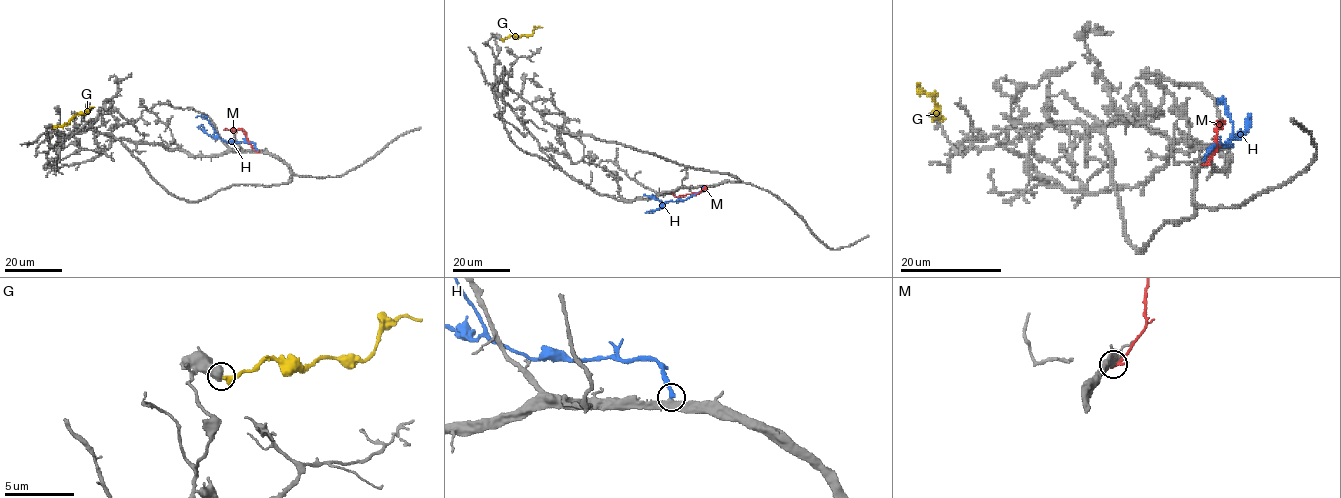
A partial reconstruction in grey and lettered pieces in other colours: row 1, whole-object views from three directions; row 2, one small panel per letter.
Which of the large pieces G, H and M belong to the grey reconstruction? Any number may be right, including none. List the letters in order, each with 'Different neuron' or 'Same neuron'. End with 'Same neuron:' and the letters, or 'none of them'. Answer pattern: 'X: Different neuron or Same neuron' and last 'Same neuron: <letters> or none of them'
G: Different neuron
H: Different neuron
M: Different neuron
Same neuron: none of them

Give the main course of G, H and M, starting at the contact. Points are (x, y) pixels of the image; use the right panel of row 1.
G: (940, 118), (934, 115), (938, 109), (934, 95), (926, 94), (920, 82)
H: (1204, 158), (1214, 146), (1230, 144), (1233, 123), (1225, 104), (1220, 97), (1218, 101)
M: (1204, 164), (1216, 151), (1216, 124), (1223, 123), (1215, 124)

